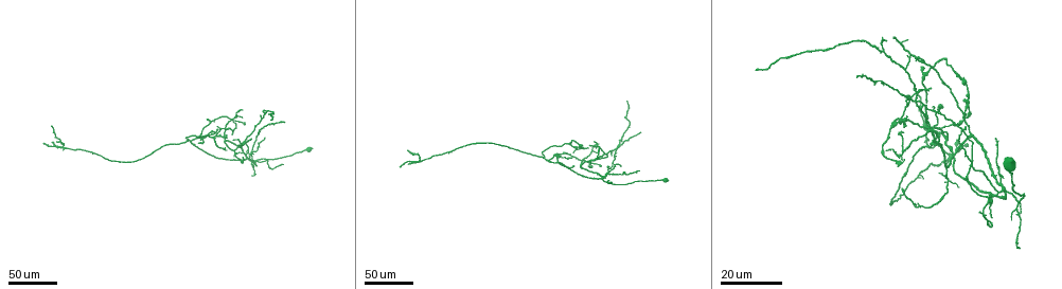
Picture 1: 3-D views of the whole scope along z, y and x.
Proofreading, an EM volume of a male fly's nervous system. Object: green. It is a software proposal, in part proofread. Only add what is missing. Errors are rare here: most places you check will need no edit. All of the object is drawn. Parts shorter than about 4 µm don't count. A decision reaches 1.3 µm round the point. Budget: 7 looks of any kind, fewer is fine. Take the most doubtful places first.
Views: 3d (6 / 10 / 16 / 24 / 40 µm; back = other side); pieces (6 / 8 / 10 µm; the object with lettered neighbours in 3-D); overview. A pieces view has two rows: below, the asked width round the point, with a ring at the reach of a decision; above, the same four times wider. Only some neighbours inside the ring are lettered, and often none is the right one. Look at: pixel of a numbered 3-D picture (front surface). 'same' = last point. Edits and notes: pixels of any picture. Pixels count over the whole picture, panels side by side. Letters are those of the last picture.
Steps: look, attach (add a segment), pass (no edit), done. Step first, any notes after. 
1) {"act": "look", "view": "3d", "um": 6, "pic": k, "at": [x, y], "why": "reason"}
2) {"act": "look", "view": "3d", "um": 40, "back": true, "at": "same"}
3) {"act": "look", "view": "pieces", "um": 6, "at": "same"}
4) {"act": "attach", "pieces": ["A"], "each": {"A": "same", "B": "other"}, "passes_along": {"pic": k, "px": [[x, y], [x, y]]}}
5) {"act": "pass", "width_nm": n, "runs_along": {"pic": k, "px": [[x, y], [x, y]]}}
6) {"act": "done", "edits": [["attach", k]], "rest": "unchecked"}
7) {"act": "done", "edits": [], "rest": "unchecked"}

{"act": "look", "view": "3d", "um": 40, "pic": 1, "at": [571, 155], "why": "free end"}

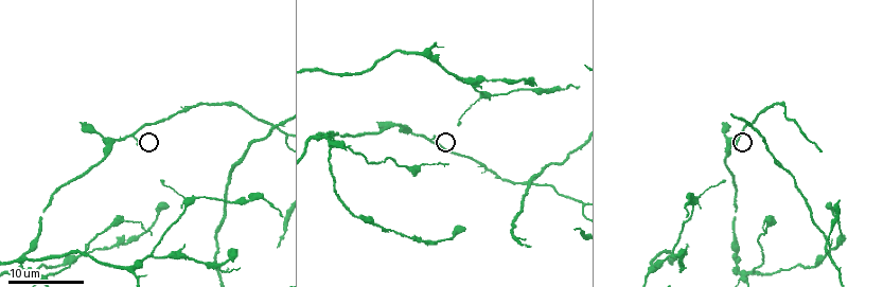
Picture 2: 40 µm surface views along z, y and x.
{"act": "look", "view": "pieces", "um": 6, "pic": 2, "at": [735, 145]}

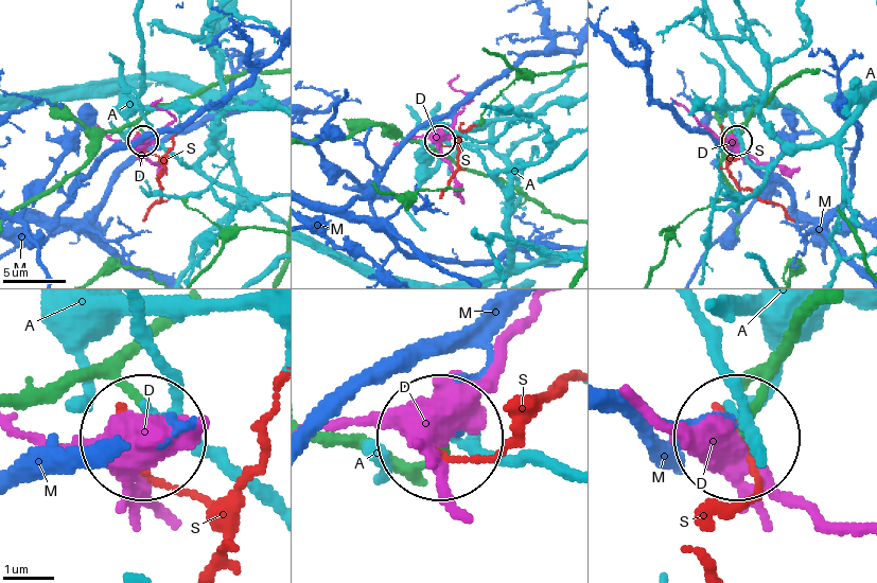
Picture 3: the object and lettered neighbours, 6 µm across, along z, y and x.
{"act": "pass", "each": {"A": "other", "D": "other", "M": "other", "S": "other"}, "found": "no lettered segment goes on from it"}

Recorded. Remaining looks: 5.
{"act": "look", "view": "3d", "um": 40, "pic": 1, "at": [895, 36], "why": "branch stops here"}

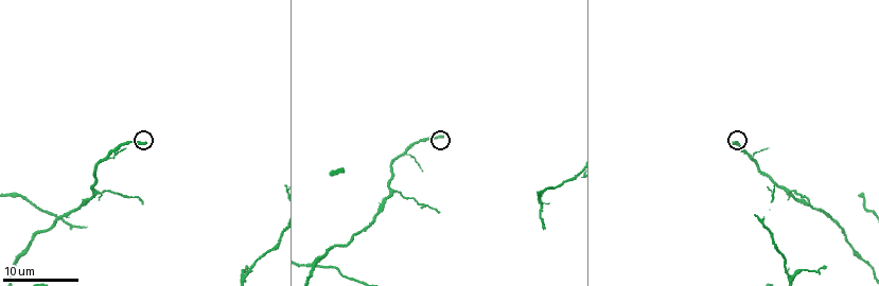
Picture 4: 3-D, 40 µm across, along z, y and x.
{"act": "look", "view": "pieces", "um": 6, "pic": 4, "at": [440, 138], "why": "see the neighbours"}

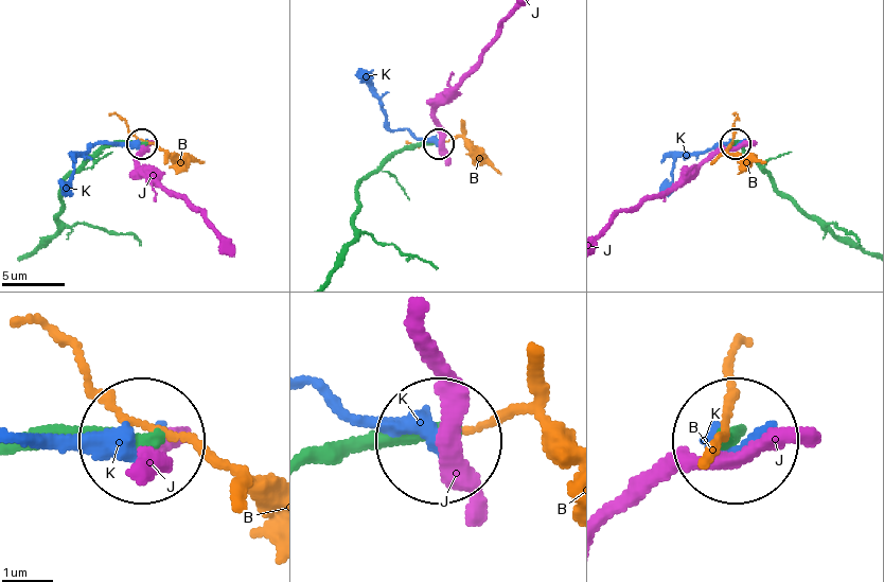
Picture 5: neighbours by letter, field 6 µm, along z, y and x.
{"act": "pass", "each": {"B": "other", "J": "other", "K": "other"}, "runs_along": {"pic": 5, "px": [[329, 274], [352, 239], [359, 184], [407, 147], [437, 143]]}, "found": "none of them fits"}

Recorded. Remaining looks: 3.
{"act": "look", "view": "3d", "um": 24, "pic": 1, "at": [269, 119], "why": "thick end"}

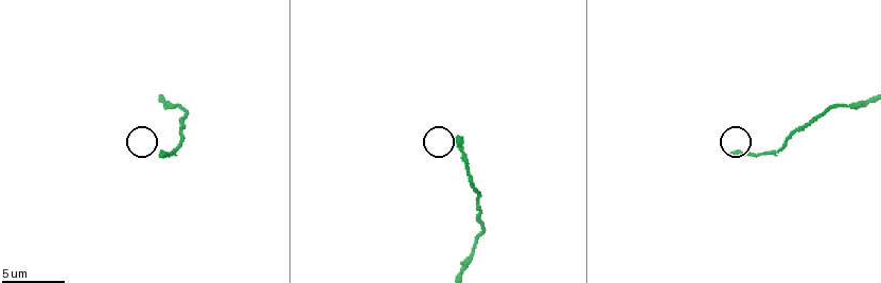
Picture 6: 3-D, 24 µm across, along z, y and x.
{"act": "look", "view": "pieces", "um": 6, "pic": 6, "at": [732, 157]}

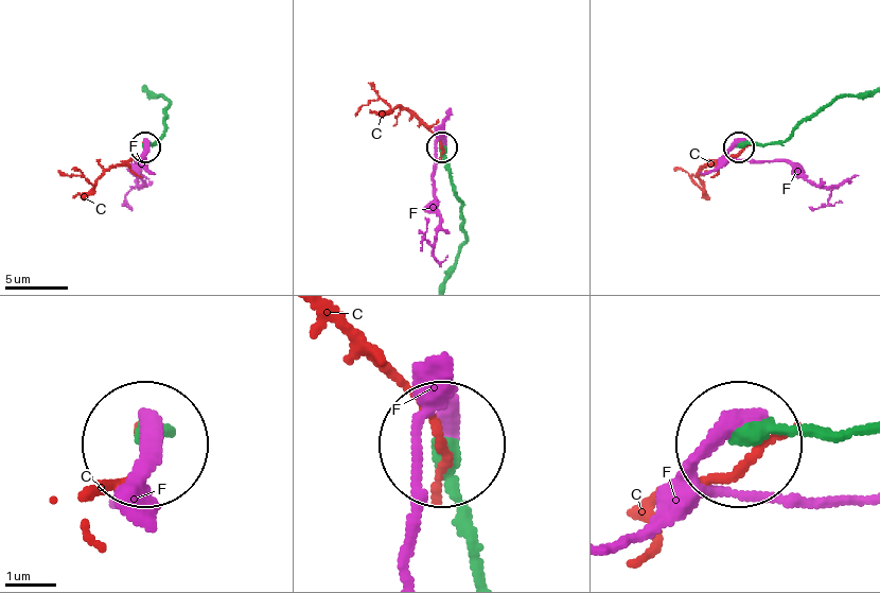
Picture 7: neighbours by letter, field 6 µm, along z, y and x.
{"act": "pass", "each": {"C": "other", "F": "other"}, "runs_along": {"pic": 7, "px": [[445, 278], [463, 237], [463, 217], [443, 150]]}, "found": "no lettered segment goes on from it"}

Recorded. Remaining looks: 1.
{"act": "done", "edits": [], "rest": "unchecked"}

